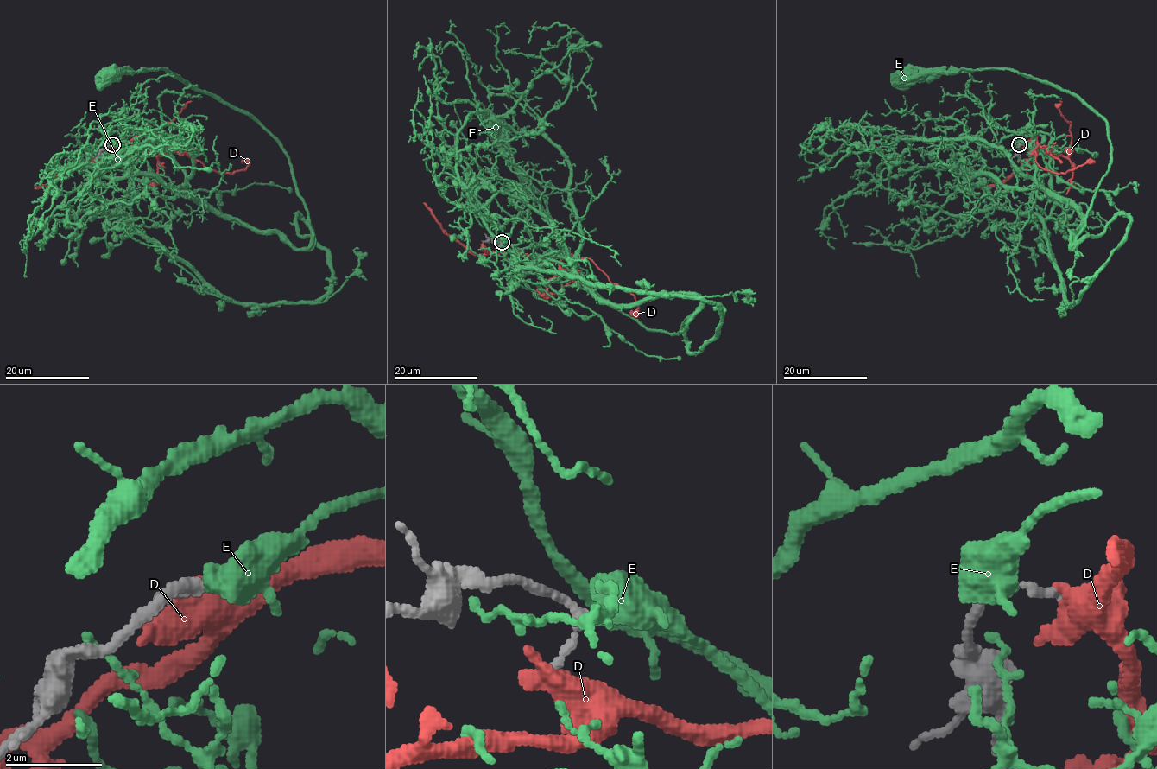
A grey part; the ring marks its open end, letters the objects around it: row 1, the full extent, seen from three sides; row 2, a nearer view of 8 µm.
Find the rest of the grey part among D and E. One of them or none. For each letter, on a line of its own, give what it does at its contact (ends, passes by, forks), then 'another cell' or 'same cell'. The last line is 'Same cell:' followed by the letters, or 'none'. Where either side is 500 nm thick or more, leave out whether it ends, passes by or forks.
D: it ends; another cell
E: same cell
Same cell: E

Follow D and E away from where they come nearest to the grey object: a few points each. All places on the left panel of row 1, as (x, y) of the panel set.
D: (110, 145), (154, 136), (222, 174), (243, 170), (249, 163), (241, 162)
E: (112, 144), (153, 136), (208, 206), (298, 248), (310, 242), (287, 153), (248, 115), (168, 69), (108, 75)

